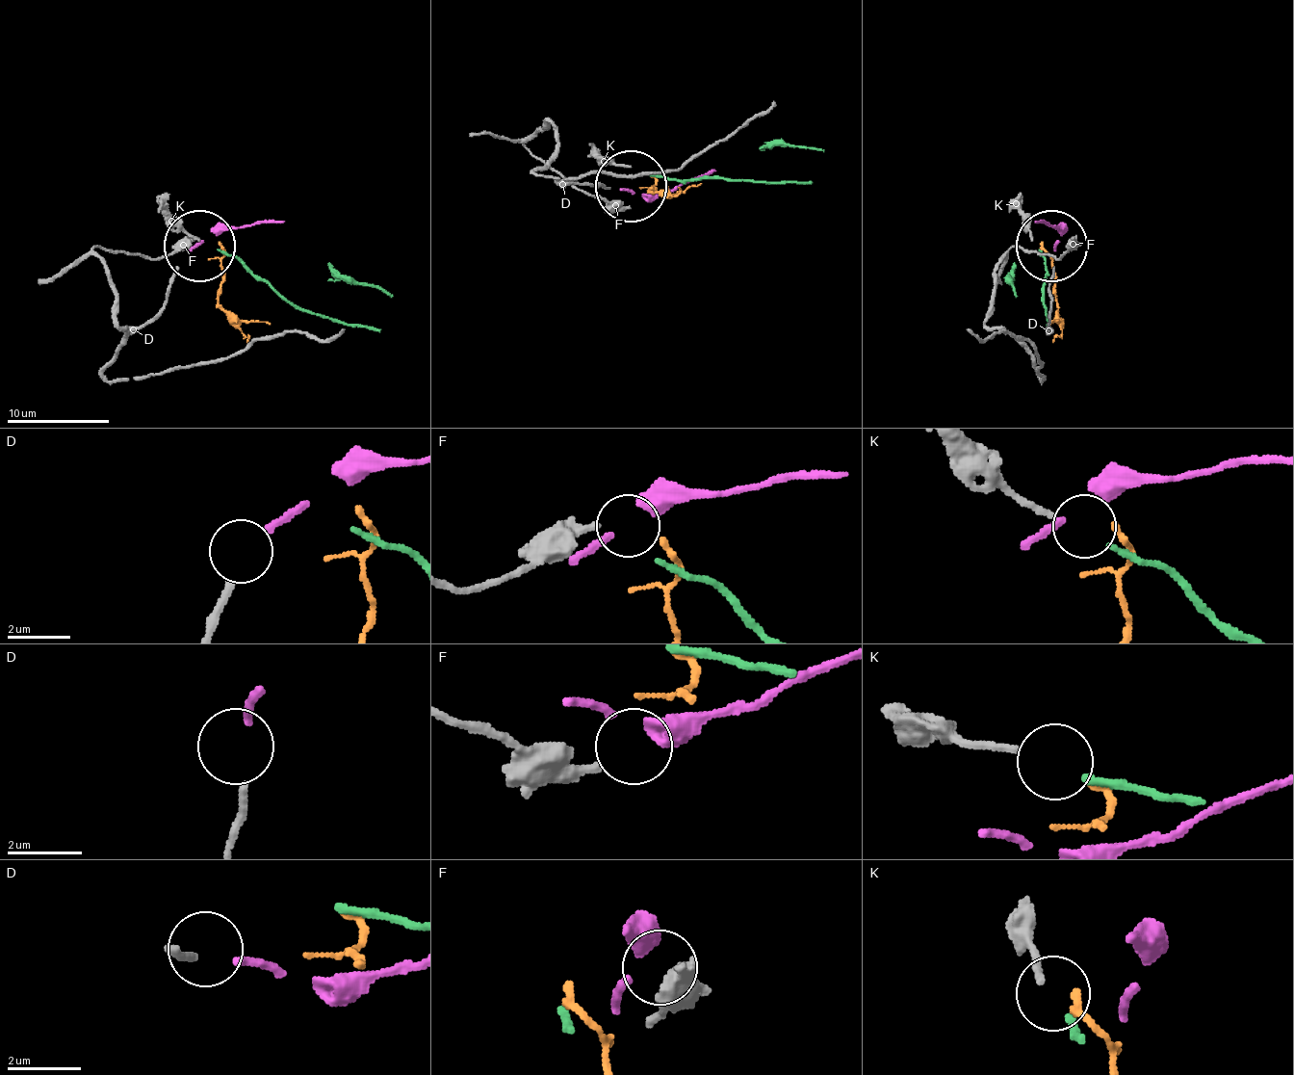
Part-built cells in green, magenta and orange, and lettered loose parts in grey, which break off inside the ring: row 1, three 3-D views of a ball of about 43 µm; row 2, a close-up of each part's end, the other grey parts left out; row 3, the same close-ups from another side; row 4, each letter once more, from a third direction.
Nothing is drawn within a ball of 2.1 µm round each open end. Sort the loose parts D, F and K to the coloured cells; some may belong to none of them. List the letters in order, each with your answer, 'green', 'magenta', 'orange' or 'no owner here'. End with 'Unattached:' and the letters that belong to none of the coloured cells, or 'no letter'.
D: magenta
F: no owner here
K: green
Unattached: F

